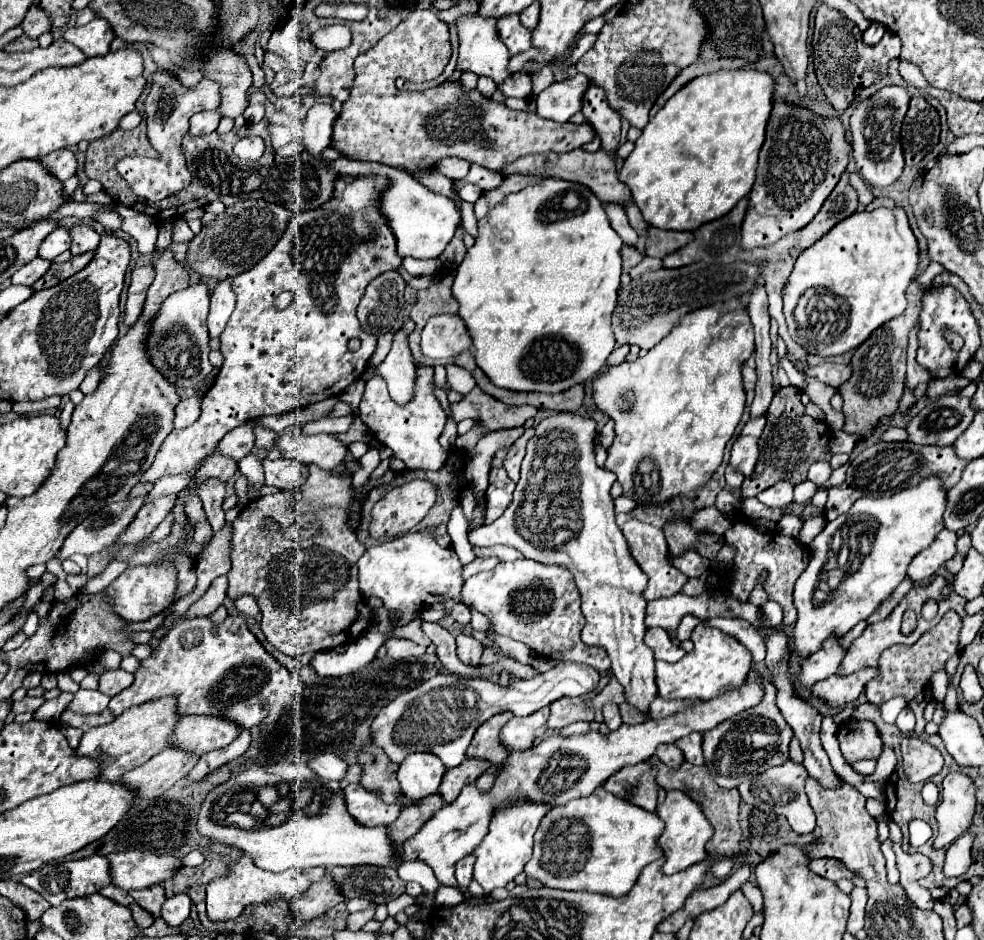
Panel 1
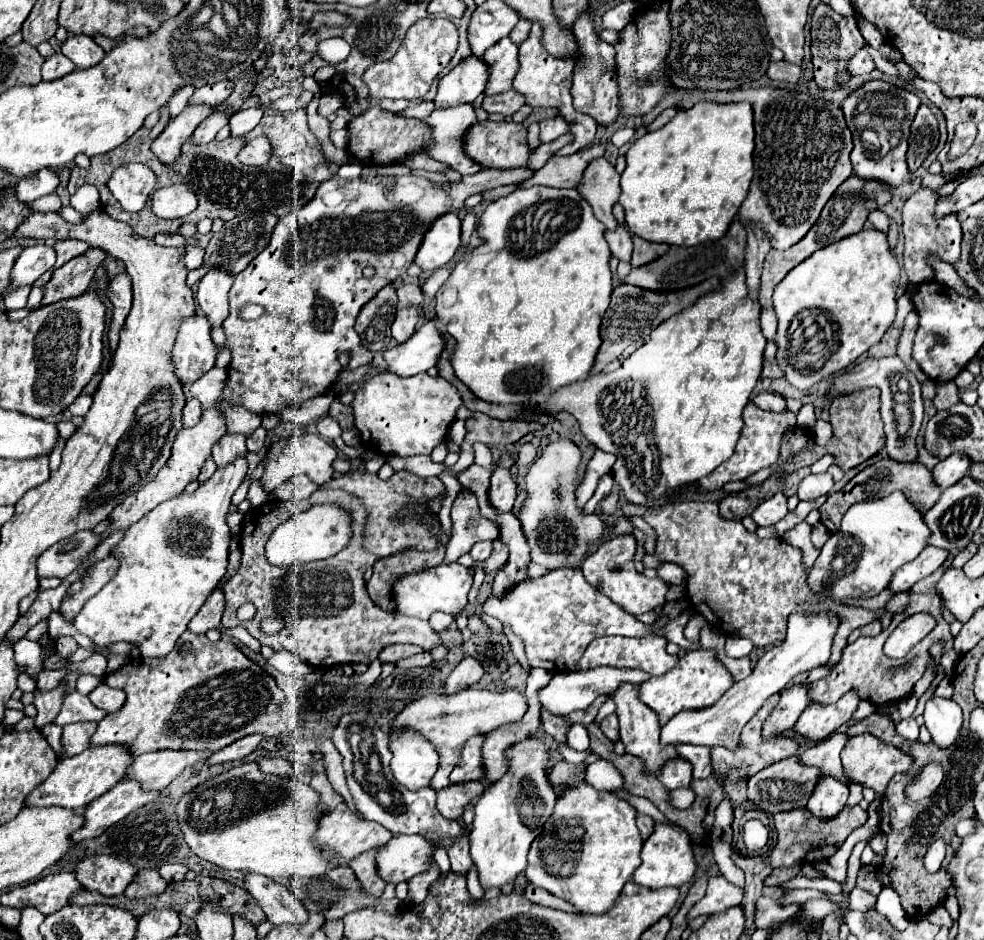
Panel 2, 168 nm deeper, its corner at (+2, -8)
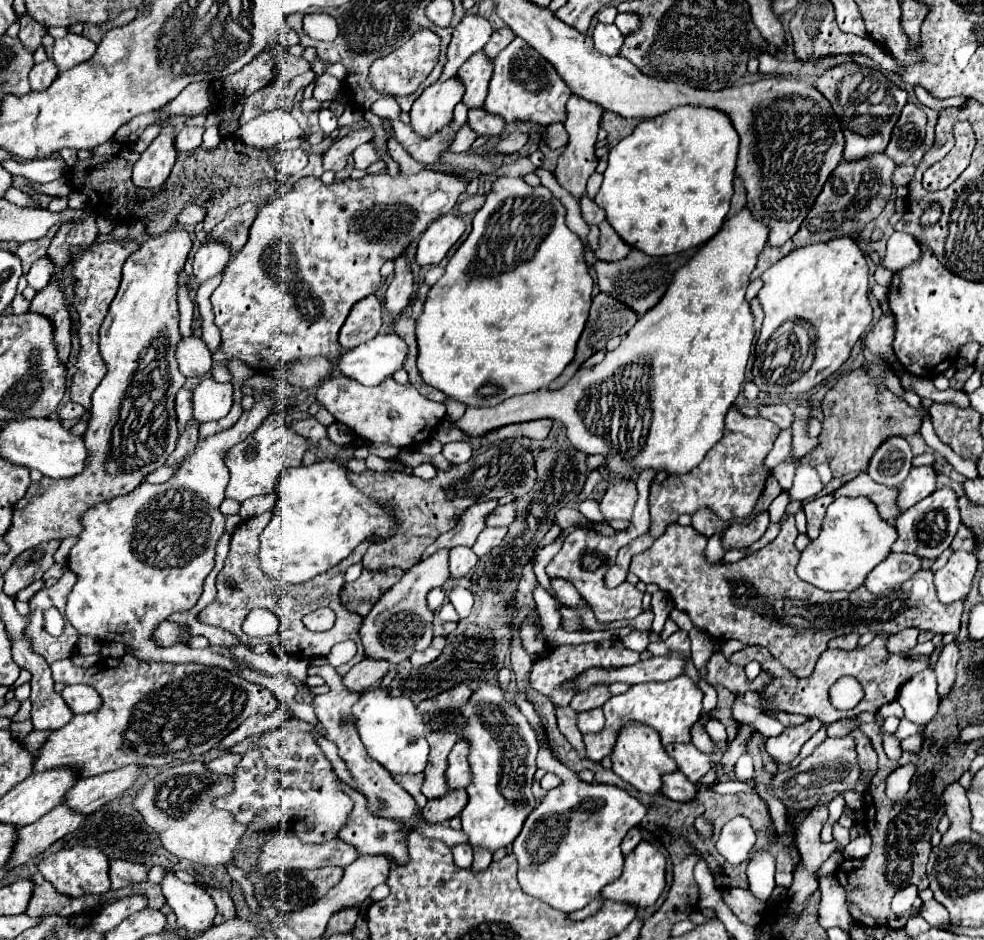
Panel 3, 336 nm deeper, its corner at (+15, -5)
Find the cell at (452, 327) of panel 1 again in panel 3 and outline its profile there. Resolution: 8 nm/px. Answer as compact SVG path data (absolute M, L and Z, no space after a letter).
M376 335L356 349L338 357L336 369L344 377L360 381L360 385L380 385L388 375L402 369L408 347L398 335Z

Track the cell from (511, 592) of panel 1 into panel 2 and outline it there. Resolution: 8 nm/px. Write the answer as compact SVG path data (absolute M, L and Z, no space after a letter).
M557 568L541 578L517 582L501 596L491 594L483 604L483 612L499 618L501 624L511 626L513 634L519 636L525 644L529 664L549 672L577 670L577 660L583 656L593 638L617 635L641 638L657 634L665 624L671 622L663 610L657 610L657 620L653 624L643 624L637 616L629 616L605 594L597 592L597 588L593 588L583 578L579 568Z

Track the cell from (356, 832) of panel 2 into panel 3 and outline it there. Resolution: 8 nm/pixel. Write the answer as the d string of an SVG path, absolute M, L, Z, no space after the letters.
M276 833L272 839L268 839L262 845L262 851L256 859L256 871L260 875L264 875L264 873L280 871L280 869L318 869L318 867L326 867L326 865L346 867L348 863L356 861L356 857L358 857L356 849L352 845L342 843L340 839L334 839L334 841L328 841L322 845L304 845L292 833Z

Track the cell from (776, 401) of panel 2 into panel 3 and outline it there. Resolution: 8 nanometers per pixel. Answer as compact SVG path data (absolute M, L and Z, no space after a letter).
M760 405L760 415L772 419L780 429L790 429L790 425L794 423L794 411L788 405Z

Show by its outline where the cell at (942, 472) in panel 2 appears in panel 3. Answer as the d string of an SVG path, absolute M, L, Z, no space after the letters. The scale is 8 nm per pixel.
M922 465L922 467L912 467L910 475L902 483L902 489L898 491L898 503L900 511L910 509L924 497L928 497L936 489L936 469L932 465Z

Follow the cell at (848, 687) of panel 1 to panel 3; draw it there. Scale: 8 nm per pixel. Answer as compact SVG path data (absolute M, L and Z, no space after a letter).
M810 719L808 723L800 725L800 727L792 727L786 729L782 735L778 737L770 737L766 739L766 753L774 759L776 765L790 765L790 761L800 753L802 745L822 727L822 723L818 719Z

